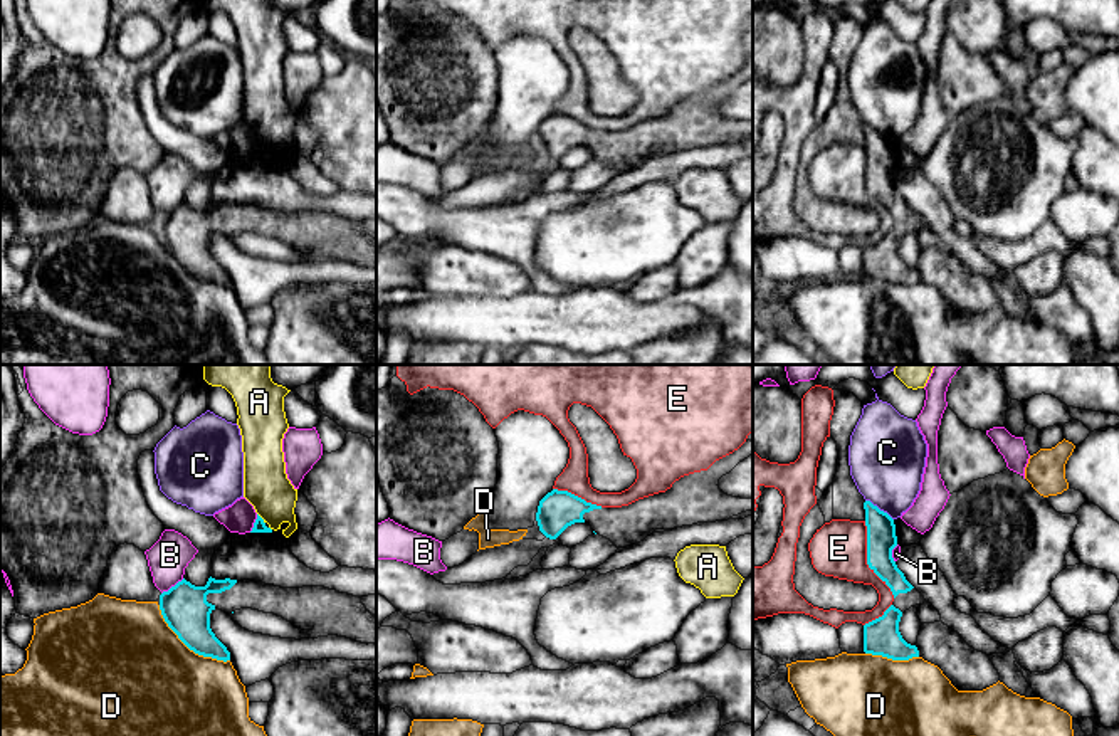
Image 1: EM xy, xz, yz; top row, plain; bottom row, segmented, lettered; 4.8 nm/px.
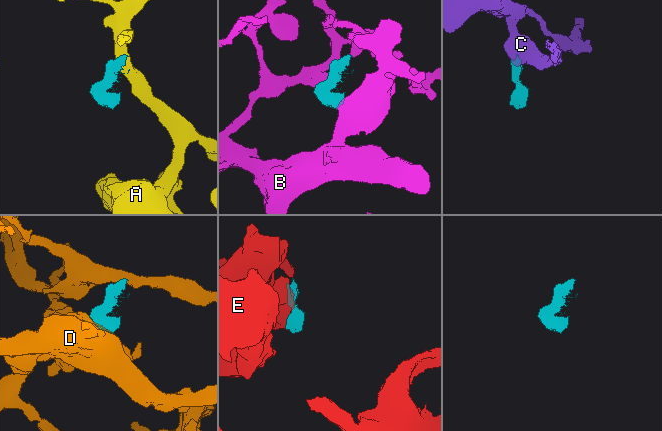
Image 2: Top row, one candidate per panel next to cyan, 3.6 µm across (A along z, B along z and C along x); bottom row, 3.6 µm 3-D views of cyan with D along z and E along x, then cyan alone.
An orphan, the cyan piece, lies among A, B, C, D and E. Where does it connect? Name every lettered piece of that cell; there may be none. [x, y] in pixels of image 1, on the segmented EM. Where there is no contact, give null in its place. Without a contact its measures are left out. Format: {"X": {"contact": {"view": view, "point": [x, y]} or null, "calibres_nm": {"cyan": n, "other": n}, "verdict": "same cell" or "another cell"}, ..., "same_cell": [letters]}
{"A": {"contact": {"view": "xy", "point": [261, 518]}, "calibres_nm": {"cyan": 60, "other": 220}, "verdict": "another cell"}, "B": {"contact": {"view": "xy", "point": [172, 587]}, "calibres_nm": {"cyan": 220, "other": 190}, "verdict": "another cell"}, "C": {"contact": {"view": "yz", "point": [877, 508]}, "calibres_nm": {"cyan": 140, "other": 360}, "verdict": "another cell"}, "D": {"contact": {"view": "xy", "point": [189, 647]}, "calibres_nm": {"cyan": 220, "other": 500}, "verdict": "another cell"}, "E": {"contact": {"view": "yz", "point": [867, 560]}, "calibres_nm": {"cyan": 140, "other": 280}, "verdict": "another cell"}, "same_cell": []}

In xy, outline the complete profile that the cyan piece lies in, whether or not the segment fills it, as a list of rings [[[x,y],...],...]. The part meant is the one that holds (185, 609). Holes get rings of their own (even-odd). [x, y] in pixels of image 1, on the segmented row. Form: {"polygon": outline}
{"polygon": [[[185,578],[160,595],[160,610],[168,627],[195,654],[217,660],[230,660],[230,652],[210,628],[210,613],[218,608],[232,613],[252,608],[282,617],[311,639],[338,635],[361,644],[376,644],[376,618],[361,603],[361,597],[339,593],[324,586],[281,588],[252,580],[208,578],[205,586],[195,586]]]}

